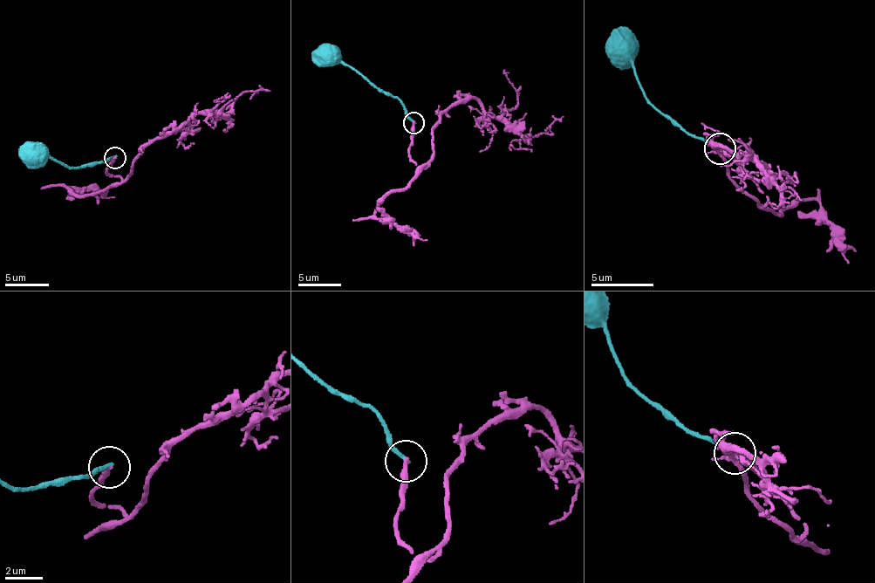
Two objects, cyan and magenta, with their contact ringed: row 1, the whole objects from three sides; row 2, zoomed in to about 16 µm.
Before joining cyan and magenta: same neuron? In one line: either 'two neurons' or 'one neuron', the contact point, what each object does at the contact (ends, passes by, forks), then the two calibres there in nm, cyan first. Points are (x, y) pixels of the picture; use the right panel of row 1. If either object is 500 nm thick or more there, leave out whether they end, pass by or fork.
two neurons | (720, 148) | cyan ends | magenta ends | 200/320 nm

